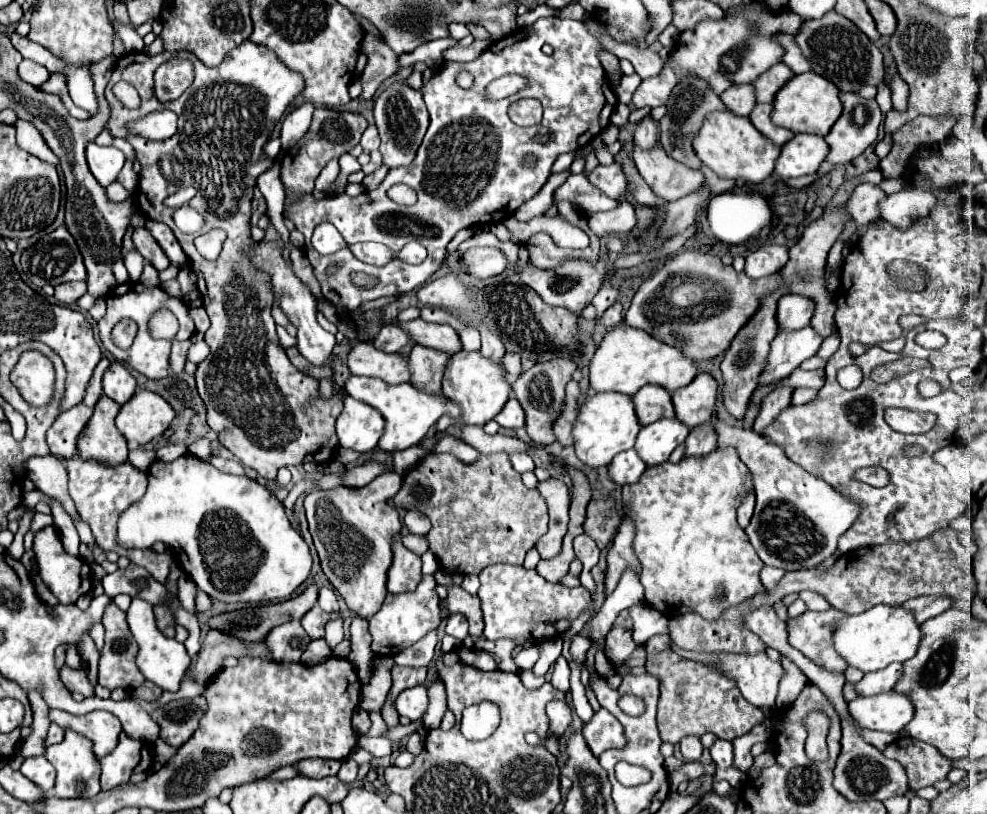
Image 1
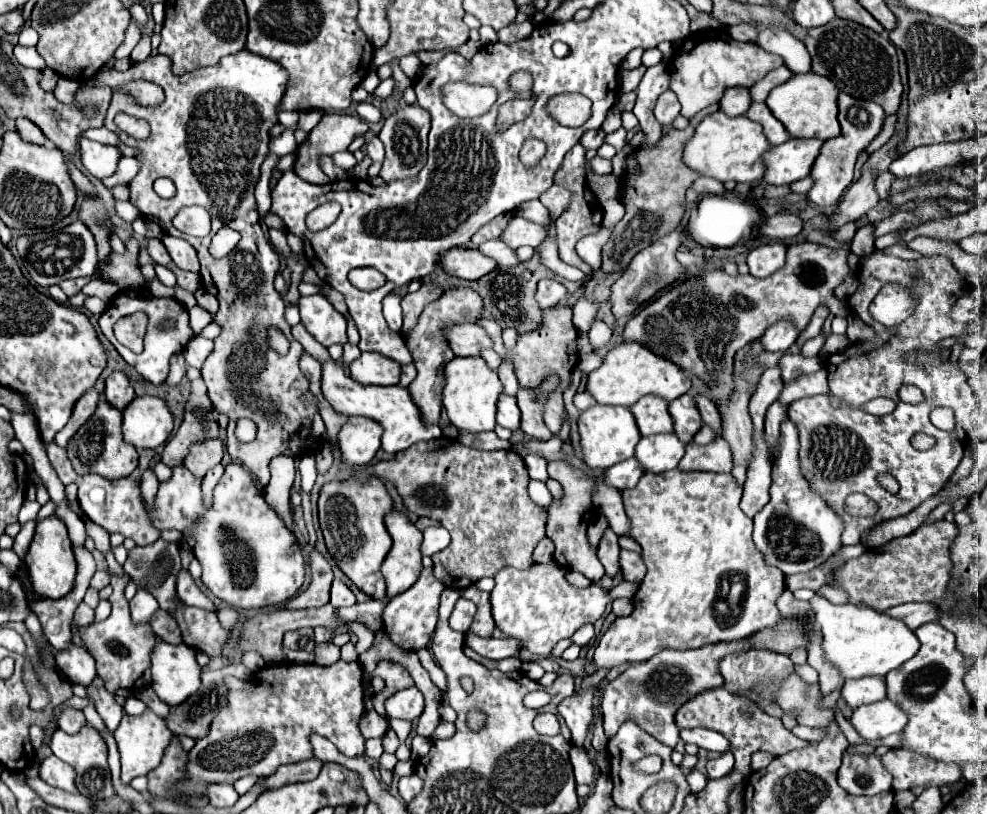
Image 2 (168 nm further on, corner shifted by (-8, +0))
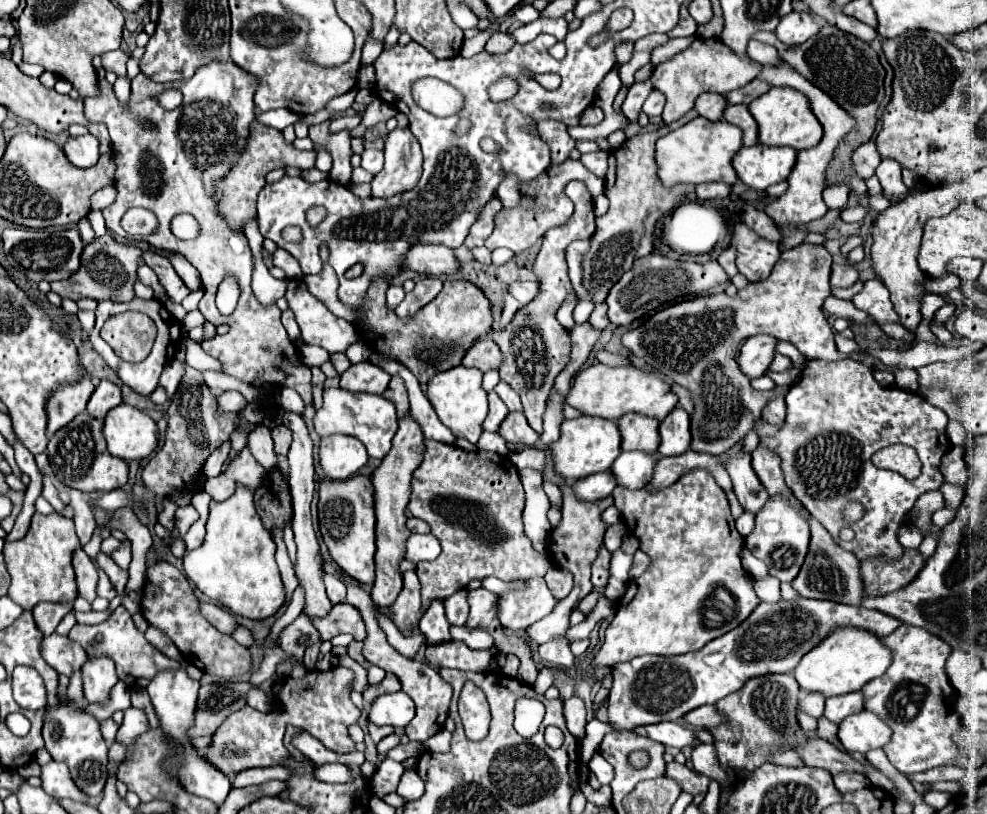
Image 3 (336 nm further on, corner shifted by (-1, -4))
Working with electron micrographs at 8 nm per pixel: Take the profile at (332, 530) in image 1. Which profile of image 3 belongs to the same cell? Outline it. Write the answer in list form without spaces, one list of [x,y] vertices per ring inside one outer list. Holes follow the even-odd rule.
[[[354,475],[346,481],[320,481],[320,501],[318,501],[320,533],[330,551],[330,557],[338,567],[358,583],[374,583],[374,489],[366,475]]]

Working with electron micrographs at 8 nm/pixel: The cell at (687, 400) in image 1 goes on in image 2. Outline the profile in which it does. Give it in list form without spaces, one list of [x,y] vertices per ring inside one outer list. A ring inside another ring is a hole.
[[[685,393],[681,397],[677,397],[677,401],[669,403],[669,413],[675,425],[675,433],[683,443],[693,441],[693,435],[701,429],[703,419],[695,407],[693,395]]]

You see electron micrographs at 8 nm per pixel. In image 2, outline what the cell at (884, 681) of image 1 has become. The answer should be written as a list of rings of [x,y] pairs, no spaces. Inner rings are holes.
[[[873,677],[873,679],[845,681],[841,687],[841,697],[851,709],[881,701],[885,699],[885,679]]]

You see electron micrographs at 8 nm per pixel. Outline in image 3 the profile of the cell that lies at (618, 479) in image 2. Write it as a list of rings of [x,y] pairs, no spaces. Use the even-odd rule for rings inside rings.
[[[602,471],[598,475],[590,475],[574,483],[574,491],[582,501],[596,501],[608,497],[614,491],[614,487],[616,487],[616,477],[612,475],[612,471]]]

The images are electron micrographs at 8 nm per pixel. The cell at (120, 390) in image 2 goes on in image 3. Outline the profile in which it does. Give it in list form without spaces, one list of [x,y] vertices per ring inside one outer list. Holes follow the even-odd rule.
[[[104,379],[92,393],[92,399],[88,403],[88,413],[94,415],[96,419],[104,419],[108,411],[118,407],[120,403],[122,403],[122,391],[114,383]]]

